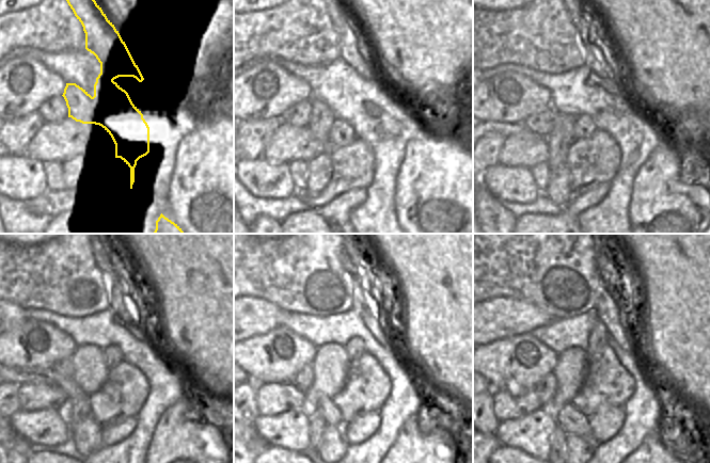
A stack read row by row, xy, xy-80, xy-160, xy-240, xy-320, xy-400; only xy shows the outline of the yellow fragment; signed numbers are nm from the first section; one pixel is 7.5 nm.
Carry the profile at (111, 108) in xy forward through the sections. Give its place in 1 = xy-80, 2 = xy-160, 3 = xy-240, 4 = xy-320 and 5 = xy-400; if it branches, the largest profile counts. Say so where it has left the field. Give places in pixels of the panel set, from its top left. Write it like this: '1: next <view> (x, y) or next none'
1: next xy-80 (347, 33)
2: next xy-160 (589, 34)
3: next xy-240 (111, 269)
4: next xy-320 (351, 266)
5: next xy-400 (599, 266)

